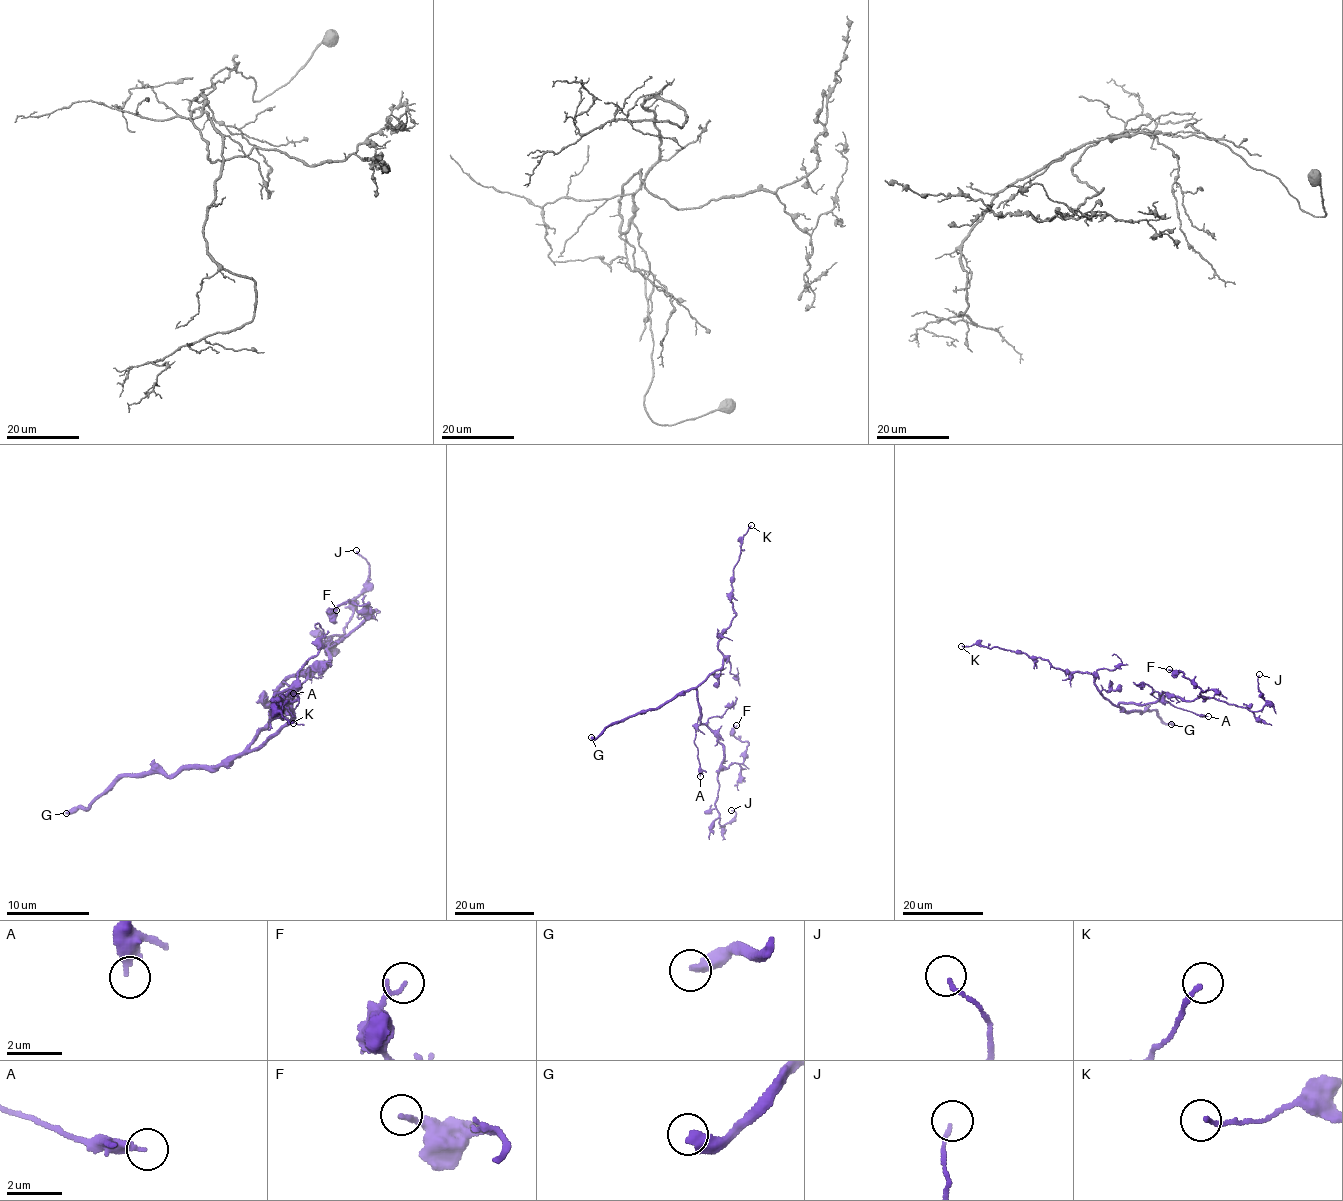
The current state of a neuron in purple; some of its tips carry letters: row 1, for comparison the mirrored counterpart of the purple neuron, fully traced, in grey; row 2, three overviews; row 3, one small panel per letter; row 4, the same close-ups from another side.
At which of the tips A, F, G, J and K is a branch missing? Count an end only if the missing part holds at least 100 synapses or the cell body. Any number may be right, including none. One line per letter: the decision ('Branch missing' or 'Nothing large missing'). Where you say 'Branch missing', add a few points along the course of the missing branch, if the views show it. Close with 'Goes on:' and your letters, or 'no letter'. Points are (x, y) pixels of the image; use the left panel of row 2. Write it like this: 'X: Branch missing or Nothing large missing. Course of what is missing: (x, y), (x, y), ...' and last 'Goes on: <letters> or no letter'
A: Nothing large missing
F: Nothing large missing
G: Branch missing
J: Nothing large missing
K: Nothing large missing
Goes on: G

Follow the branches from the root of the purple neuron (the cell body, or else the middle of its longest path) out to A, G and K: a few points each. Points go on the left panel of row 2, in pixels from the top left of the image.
A: (257, 738), (272, 708), (265, 699), (267, 706), (282, 698), (287, 699), (293, 693)
G: (257, 738), (243, 751), (216, 765), (195, 764), (171, 774), (149, 771), (126, 774), (83, 809), (66, 813)
K: (257, 738), (252, 749), (292, 718), (286, 691), (273, 701), (297, 697), (273, 706), (293, 723)

